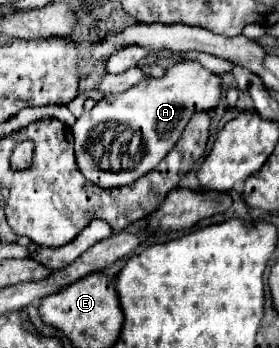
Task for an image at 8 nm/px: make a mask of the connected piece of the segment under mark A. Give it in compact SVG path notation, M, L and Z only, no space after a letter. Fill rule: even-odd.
M179 62L171 68L167 68L163 78L153 78L147 84L137 84L135 88L129 88L121 94L109 94L97 102L97 106L89 112L83 112L81 118L71 126L73 138L75 138L75 156L77 166L81 174L101 186L101 188L121 188L127 186L141 176L149 174L163 156L173 148L173 144L179 140L181 130L185 128L191 114L199 110L209 110L219 104L219 76L213 72L207 72L199 62Z

